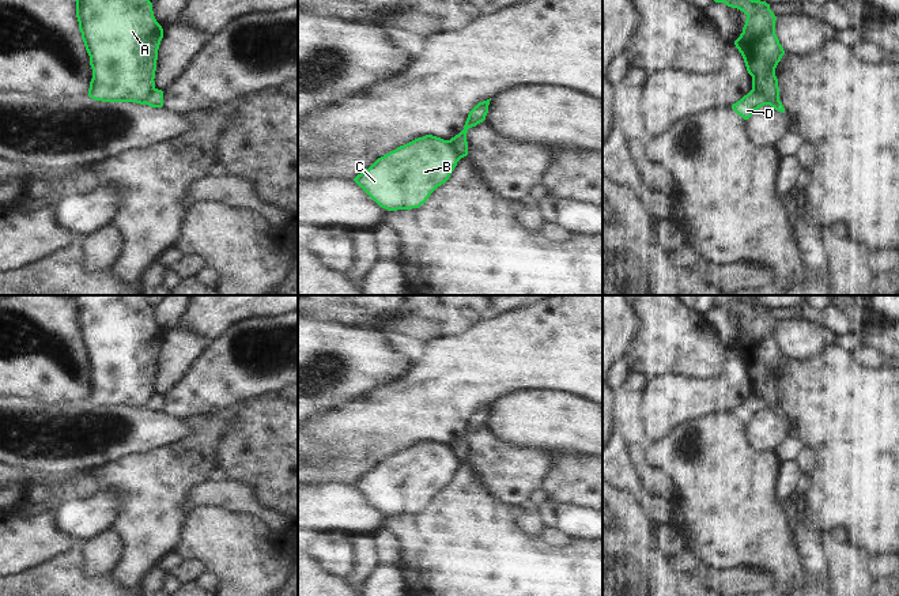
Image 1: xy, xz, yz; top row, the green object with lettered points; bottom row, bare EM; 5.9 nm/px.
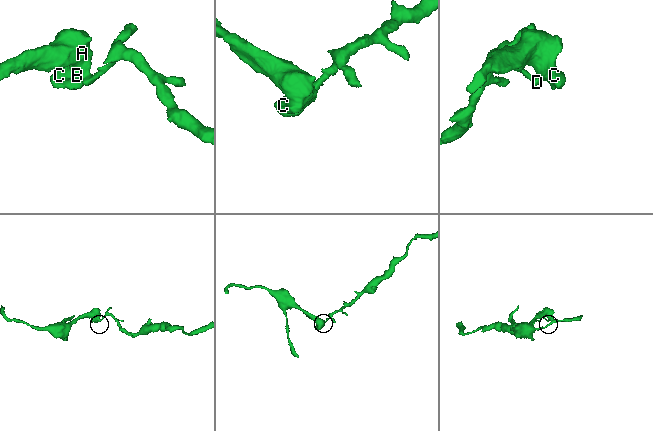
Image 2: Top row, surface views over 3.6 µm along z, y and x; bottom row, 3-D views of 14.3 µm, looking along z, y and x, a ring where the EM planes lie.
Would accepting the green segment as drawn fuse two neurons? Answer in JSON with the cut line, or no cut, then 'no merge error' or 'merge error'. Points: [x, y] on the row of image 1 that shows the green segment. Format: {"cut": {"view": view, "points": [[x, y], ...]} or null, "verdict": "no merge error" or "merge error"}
{"cut": {"view": "yz", "points": [[752, 89], [778, 101]]}, "verdict": "merge error"}

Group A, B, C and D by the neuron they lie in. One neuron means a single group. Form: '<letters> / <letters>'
A B C / D

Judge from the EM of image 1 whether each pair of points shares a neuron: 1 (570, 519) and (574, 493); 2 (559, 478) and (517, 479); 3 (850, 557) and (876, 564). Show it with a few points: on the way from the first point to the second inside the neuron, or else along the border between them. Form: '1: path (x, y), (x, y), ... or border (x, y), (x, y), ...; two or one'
1: border (548, 500), (588, 508); two
2: border (565, 453), (556, 460), (539, 487); two
3: border (869, 557), (869, 573), (873, 578); two

